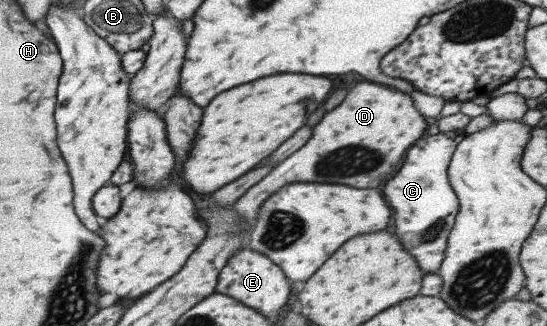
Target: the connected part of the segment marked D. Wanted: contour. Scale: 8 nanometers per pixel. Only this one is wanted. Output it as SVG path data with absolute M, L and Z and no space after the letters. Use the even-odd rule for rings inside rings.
M374 83L354 85L344 101L330 109L312 129L312 137L304 143L302 149L294 151L284 163L276 163L268 176L254 183L232 204L238 212L238 225L234 232L252 231L256 221L258 208L266 197L276 193L282 185L292 181L308 181L308 183L340 183L356 189L376 187L380 181L388 177L400 163L404 151L422 137L426 127L424 117L414 109L408 95L386 89ZM374 143L374 147L370 147Z

